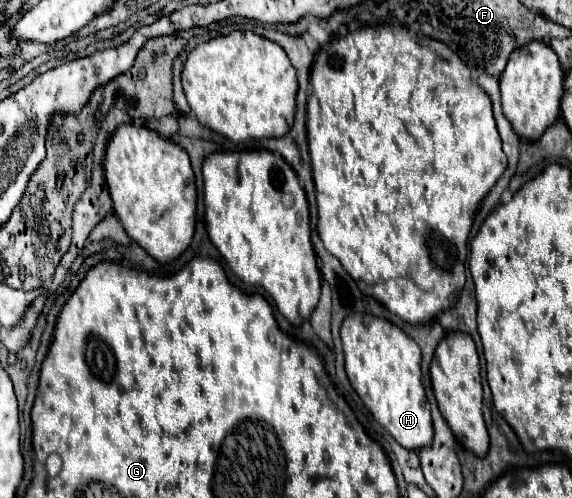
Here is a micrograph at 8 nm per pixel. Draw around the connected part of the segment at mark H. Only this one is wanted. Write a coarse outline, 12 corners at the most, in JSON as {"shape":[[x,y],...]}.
{"shape":[[344,319],[346,375],[404,449],[434,429],[420,347],[394,323]]}

